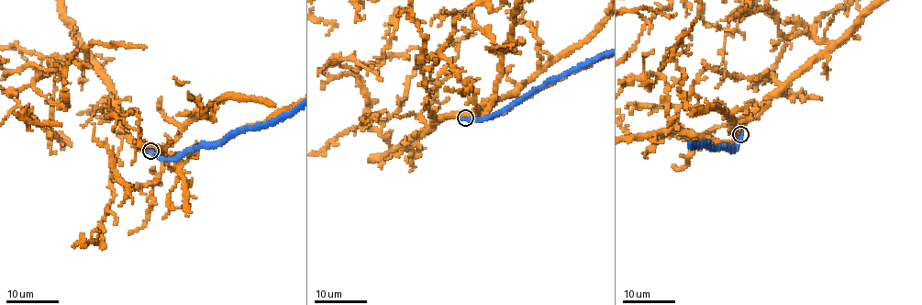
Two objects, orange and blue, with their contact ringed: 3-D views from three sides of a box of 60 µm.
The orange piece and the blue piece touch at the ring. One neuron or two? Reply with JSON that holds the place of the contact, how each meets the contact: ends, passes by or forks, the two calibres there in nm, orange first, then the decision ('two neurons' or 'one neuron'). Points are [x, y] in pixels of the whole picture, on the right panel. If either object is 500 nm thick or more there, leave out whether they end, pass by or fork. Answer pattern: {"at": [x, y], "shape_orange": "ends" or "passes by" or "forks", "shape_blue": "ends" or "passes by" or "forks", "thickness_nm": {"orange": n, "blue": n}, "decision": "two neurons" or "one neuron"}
{"at": [740, 134], "thickness_nm": {"orange": 480, "blue": 500}, "decision": "two neurons"}

